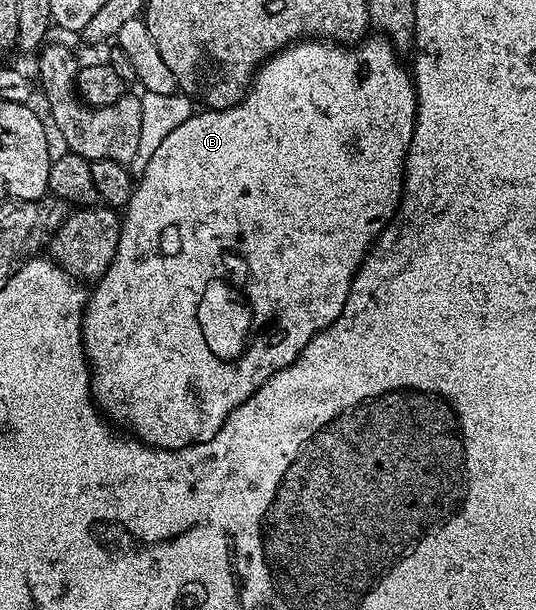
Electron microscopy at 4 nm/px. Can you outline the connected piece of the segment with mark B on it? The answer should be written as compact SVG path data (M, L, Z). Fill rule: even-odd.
M309 38L290 44L276 55L269 56L257 68L252 86L248 89L248 95L239 104L235 104L233 108L200 110L190 118L186 118L186 122L182 122L182 126L177 126L160 143L158 150L154 150L154 158L150 158L150 163L146 166L144 175L135 181L128 207L123 209L122 212L118 250L114 254L114 262L110 262L106 274L102 274L102 278L95 281L88 298L88 305L84 308L82 338L84 339L84 353L88 359L88 367L92 370L92 399L96 401L97 408L113 425L121 426L120 424L125 424L132 431L129 433L141 444L147 444L149 448L178 450L179 448L188 448L191 444L210 442L210 438L214 438L214 434L218 434L218 430L222 430L226 418L235 408L242 406L242 402L246 402L246 398L254 395L270 377L278 374L278 370L293 364L300 357L300 351L322 330L326 330L332 325L338 318L338 314L342 314L342 306L346 306L346 298L352 285L353 276L360 269L360 263L368 255L369 248L384 233L384 227L387 226L389 220L394 218L396 207L400 204L400 196L404 192L404 162L408 158L410 142L416 125L416 85L409 69L400 65L400 60L396 57L398 55L397 49L387 39L372 39L365 39L355 46L345 46L335 42L325 42L320 38Z

